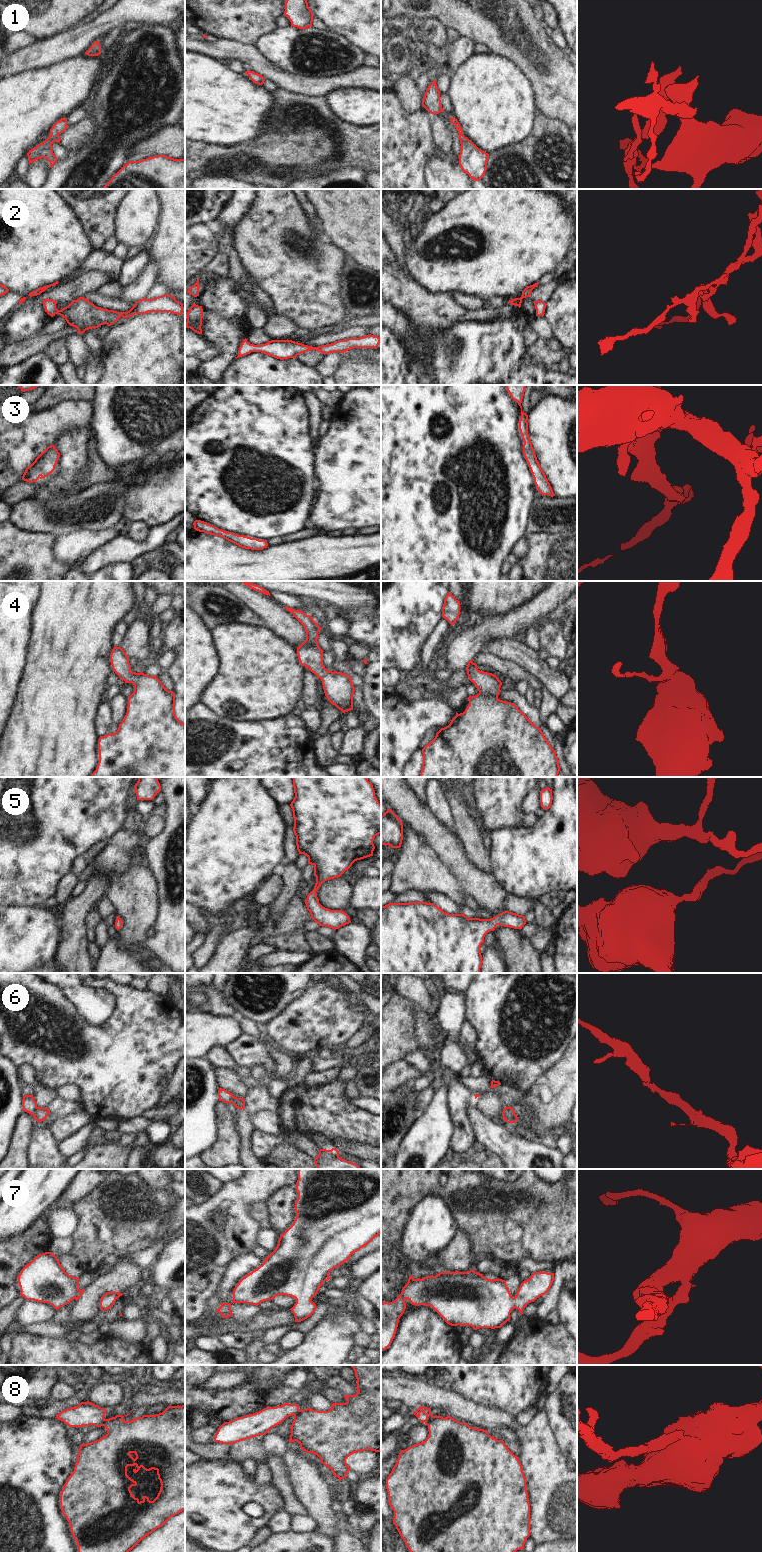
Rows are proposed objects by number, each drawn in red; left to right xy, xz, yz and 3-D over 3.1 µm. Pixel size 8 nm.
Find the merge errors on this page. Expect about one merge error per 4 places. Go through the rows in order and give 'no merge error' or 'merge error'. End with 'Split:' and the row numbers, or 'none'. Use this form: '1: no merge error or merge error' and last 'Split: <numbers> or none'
1: no merge error
2: no merge error
3: no merge error
4: no merge error
5: no merge error
6: no merge error
7: no merge error
8: merge error
Split: 8

